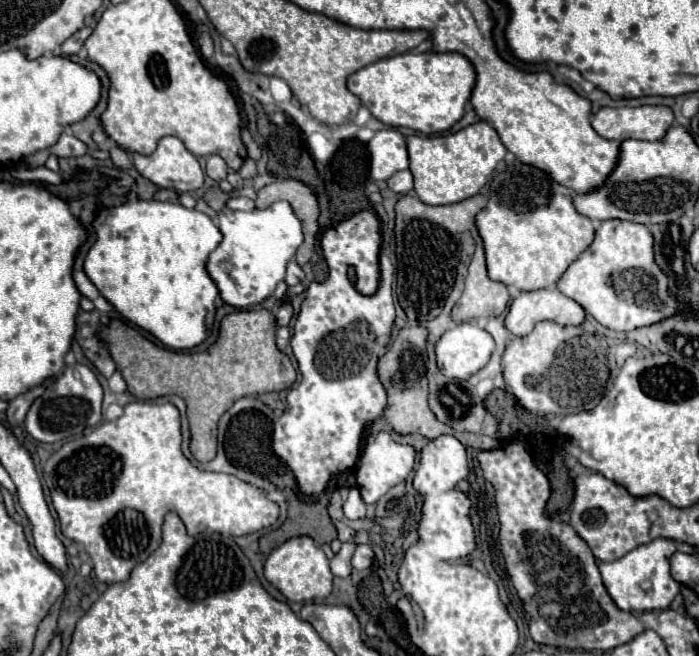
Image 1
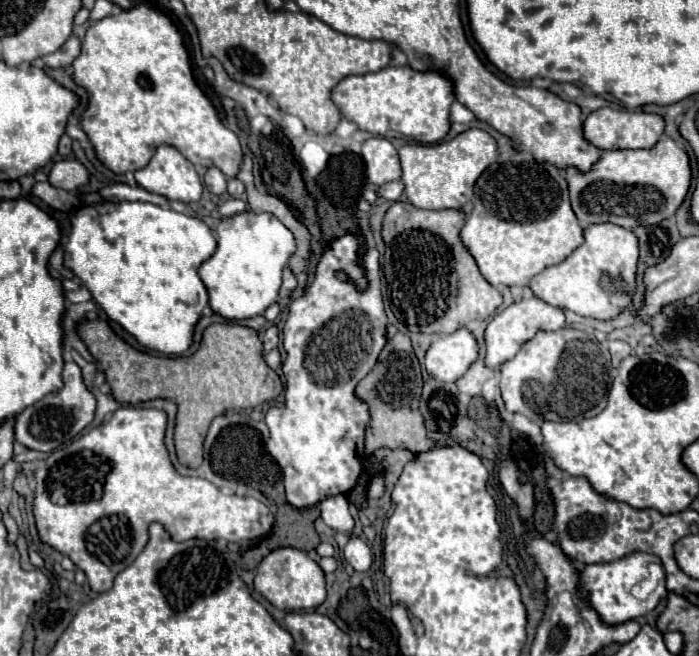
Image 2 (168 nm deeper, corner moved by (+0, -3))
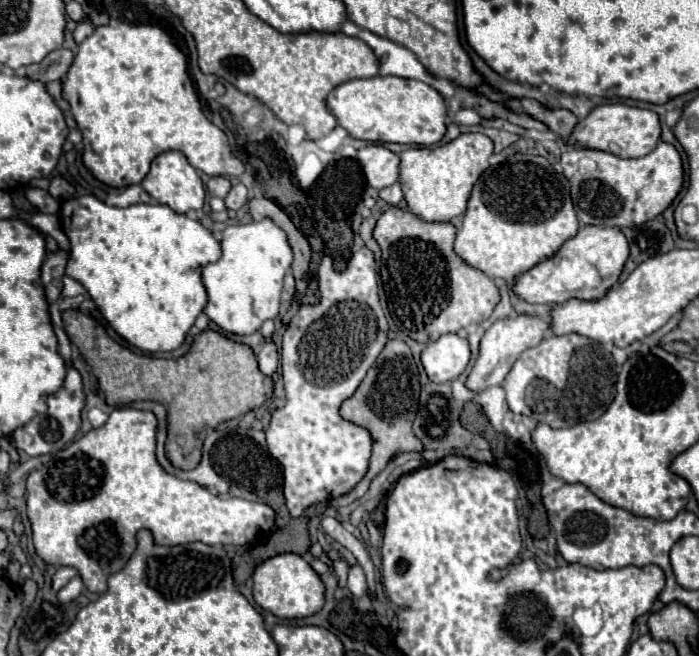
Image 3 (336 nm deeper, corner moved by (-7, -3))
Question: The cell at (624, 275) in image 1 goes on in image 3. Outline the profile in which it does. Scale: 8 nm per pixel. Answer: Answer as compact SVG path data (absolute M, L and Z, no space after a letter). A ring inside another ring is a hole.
M586 226L550 258L538 262L524 274L514 278L514 294L530 304L562 304L570 298L594 300L602 298L616 282L628 260L628 242L618 228Z

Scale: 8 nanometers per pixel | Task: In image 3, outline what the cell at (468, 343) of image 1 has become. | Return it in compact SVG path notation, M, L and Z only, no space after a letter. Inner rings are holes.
M444 334L422 350L420 360L430 382L450 382L458 378L470 362L468 340L458 334Z

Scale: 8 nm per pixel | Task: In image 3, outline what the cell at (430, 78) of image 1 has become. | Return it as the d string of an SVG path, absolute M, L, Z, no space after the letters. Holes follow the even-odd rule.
M400 76L350 80L336 86L328 94L326 106L334 114L336 122L356 140L432 146L446 132L444 98L432 86L420 80Z

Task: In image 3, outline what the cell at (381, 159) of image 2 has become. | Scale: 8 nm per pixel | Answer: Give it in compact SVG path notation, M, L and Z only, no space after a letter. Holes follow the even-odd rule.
M372 144L358 150L360 162L368 186L380 190L398 182L398 156L380 144Z

